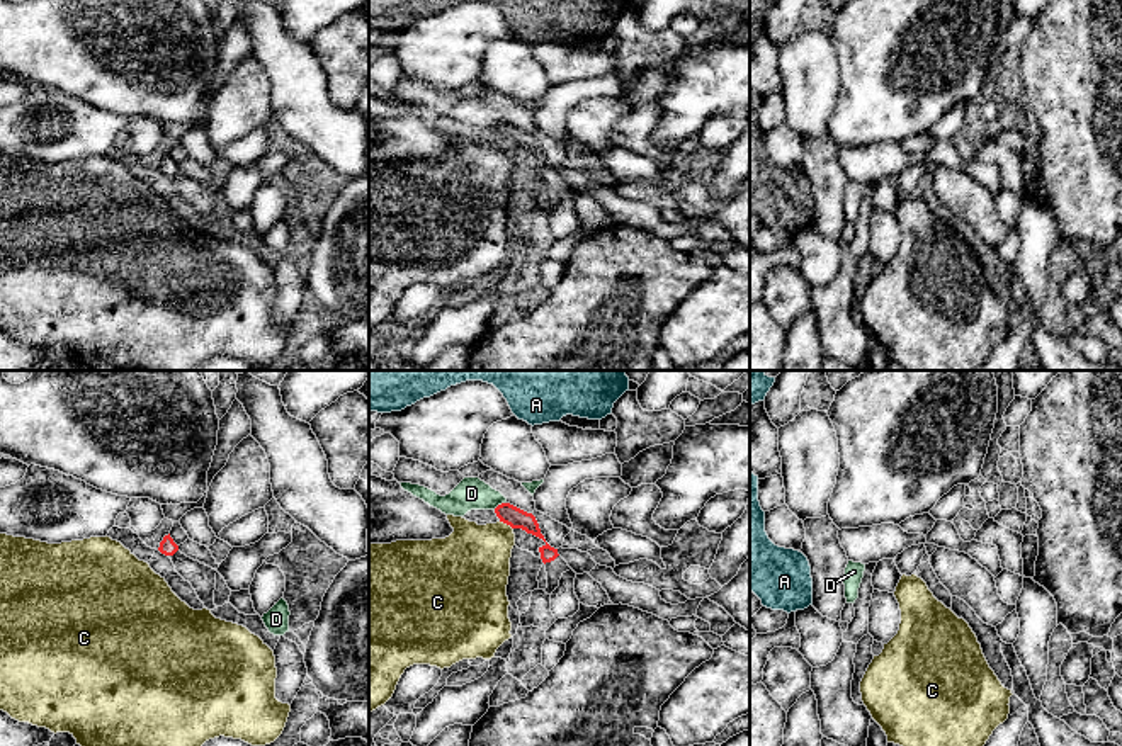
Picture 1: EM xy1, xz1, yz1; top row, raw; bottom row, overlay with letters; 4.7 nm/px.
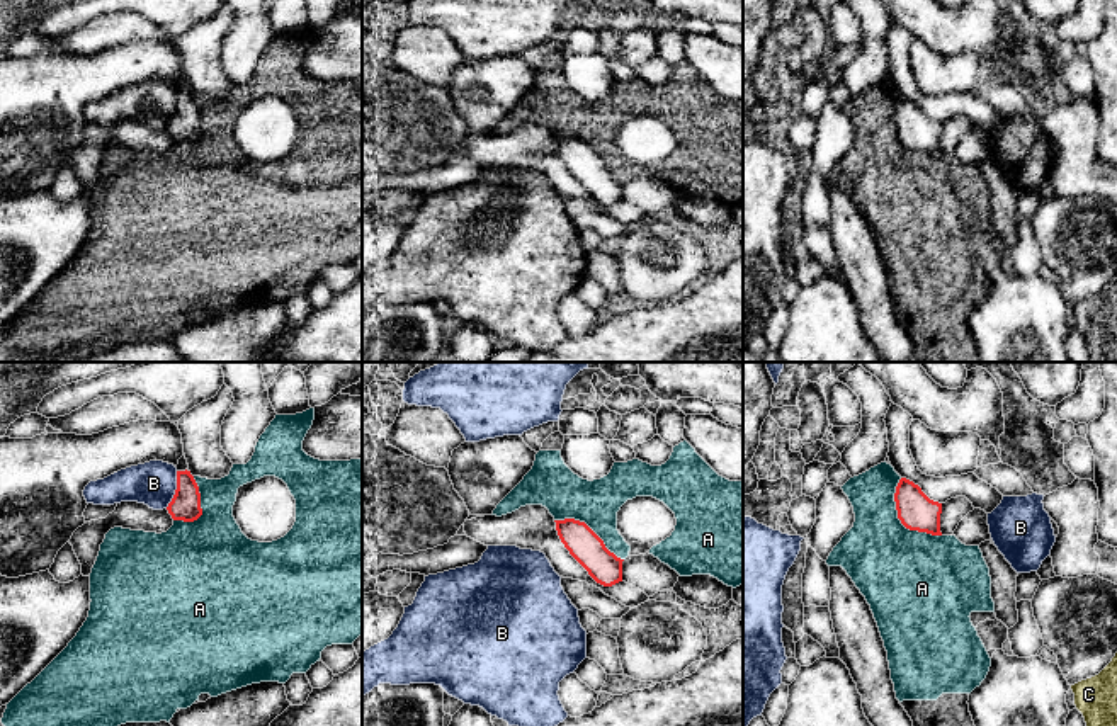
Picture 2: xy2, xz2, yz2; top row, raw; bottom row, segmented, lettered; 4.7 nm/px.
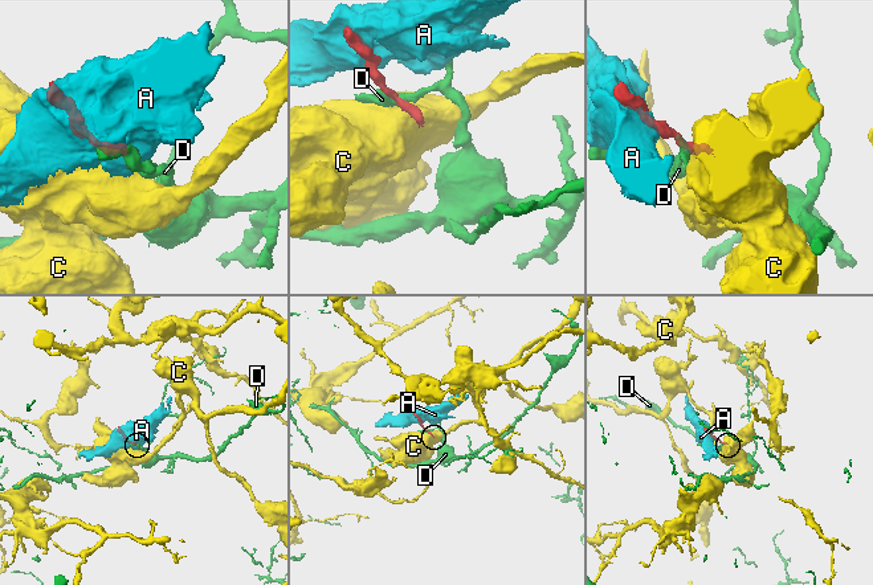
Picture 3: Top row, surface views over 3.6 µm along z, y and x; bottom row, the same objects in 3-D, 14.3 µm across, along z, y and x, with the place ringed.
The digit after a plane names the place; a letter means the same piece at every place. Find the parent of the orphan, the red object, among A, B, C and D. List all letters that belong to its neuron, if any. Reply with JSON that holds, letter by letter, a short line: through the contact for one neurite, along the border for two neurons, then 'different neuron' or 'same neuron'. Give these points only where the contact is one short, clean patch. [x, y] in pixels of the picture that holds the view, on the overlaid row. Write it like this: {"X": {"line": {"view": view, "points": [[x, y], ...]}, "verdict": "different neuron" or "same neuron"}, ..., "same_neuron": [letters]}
{"A": {"verdict": "different neuron"}, "B": {"line": {"view": "xy2", "points": [[177, 471], [177, 488], [165, 507]]}, "verdict": "different neuron"}, "C": {"line": {"view": "xz1", "points": [[500, 520], [512, 529]]}, "verdict": "different neuron"}, "D": {"line": {"view": "xz1", "points": [[505, 502], [493, 508]]}, "verdict": "different neuron"}, "same_neuron": []}

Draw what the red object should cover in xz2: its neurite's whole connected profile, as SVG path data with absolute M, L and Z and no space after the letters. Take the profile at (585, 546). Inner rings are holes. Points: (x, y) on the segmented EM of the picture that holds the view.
M575 519L554 520L556 530L570 554L604 587L622 581L622 561L610 553L604 541L585 524Z

